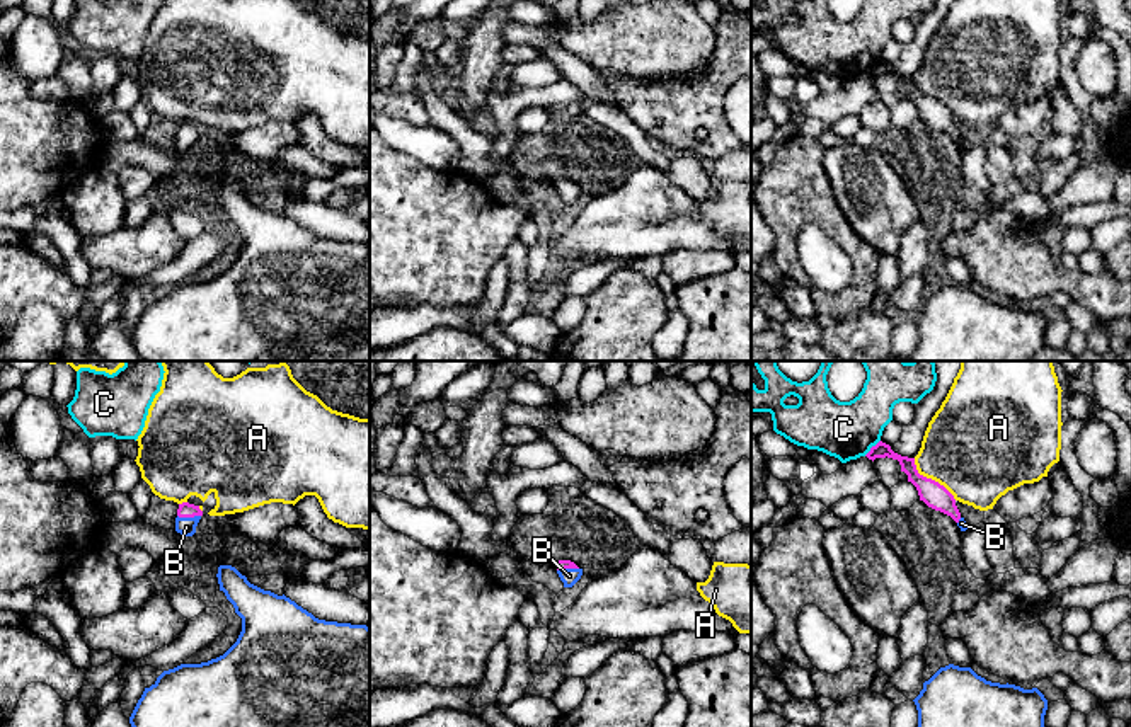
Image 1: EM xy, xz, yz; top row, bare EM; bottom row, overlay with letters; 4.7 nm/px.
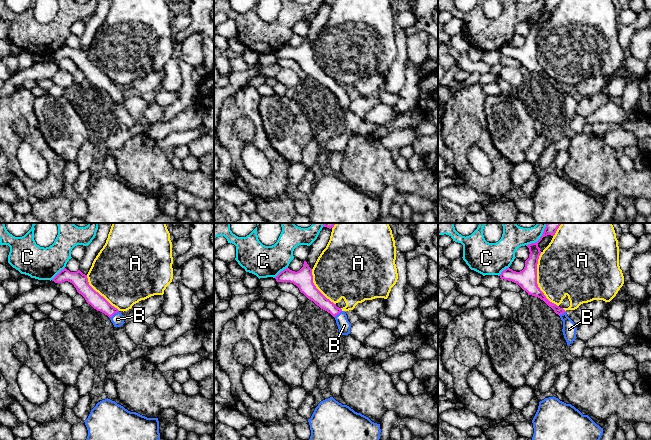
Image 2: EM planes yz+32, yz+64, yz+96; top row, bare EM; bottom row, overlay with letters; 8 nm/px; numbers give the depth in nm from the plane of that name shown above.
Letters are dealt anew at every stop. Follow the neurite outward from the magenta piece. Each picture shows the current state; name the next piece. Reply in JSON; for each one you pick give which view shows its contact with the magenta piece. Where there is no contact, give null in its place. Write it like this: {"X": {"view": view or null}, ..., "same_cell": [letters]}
{"B": {"view": "xy"}, "same_cell": ["B"]}

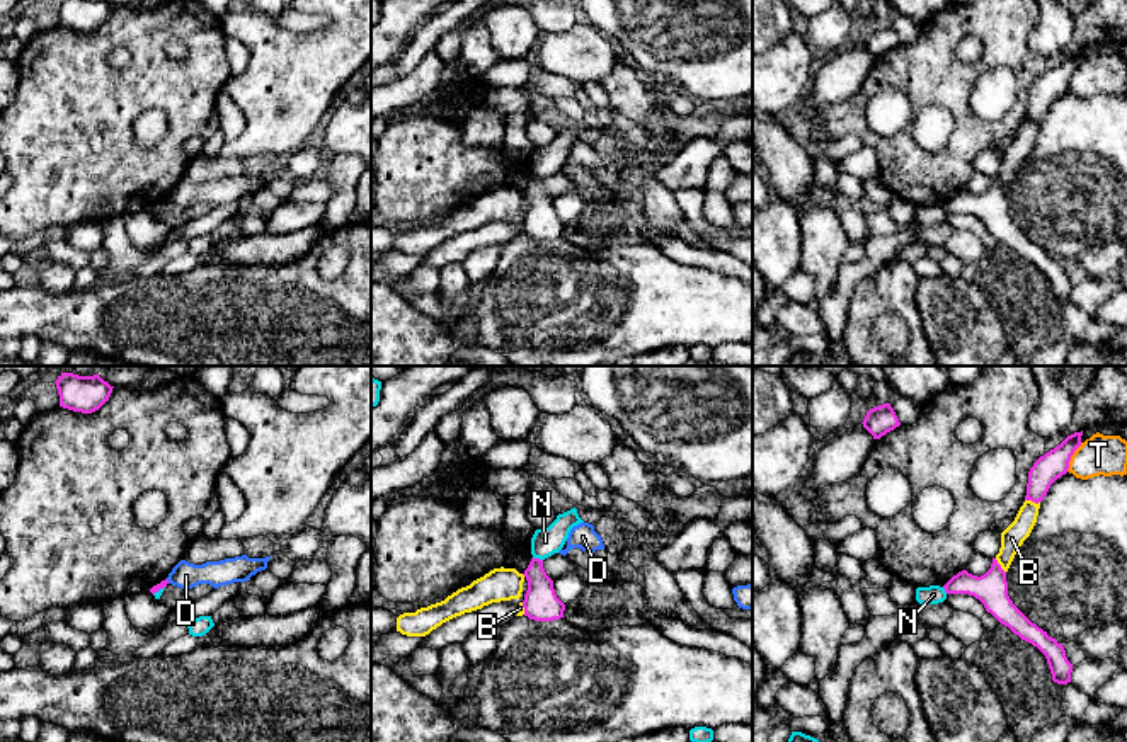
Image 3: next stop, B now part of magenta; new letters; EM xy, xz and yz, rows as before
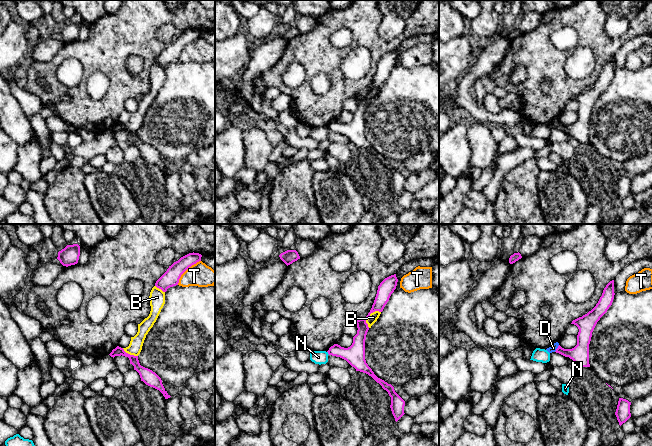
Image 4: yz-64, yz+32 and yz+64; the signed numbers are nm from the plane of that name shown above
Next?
{"same_cell": []}

